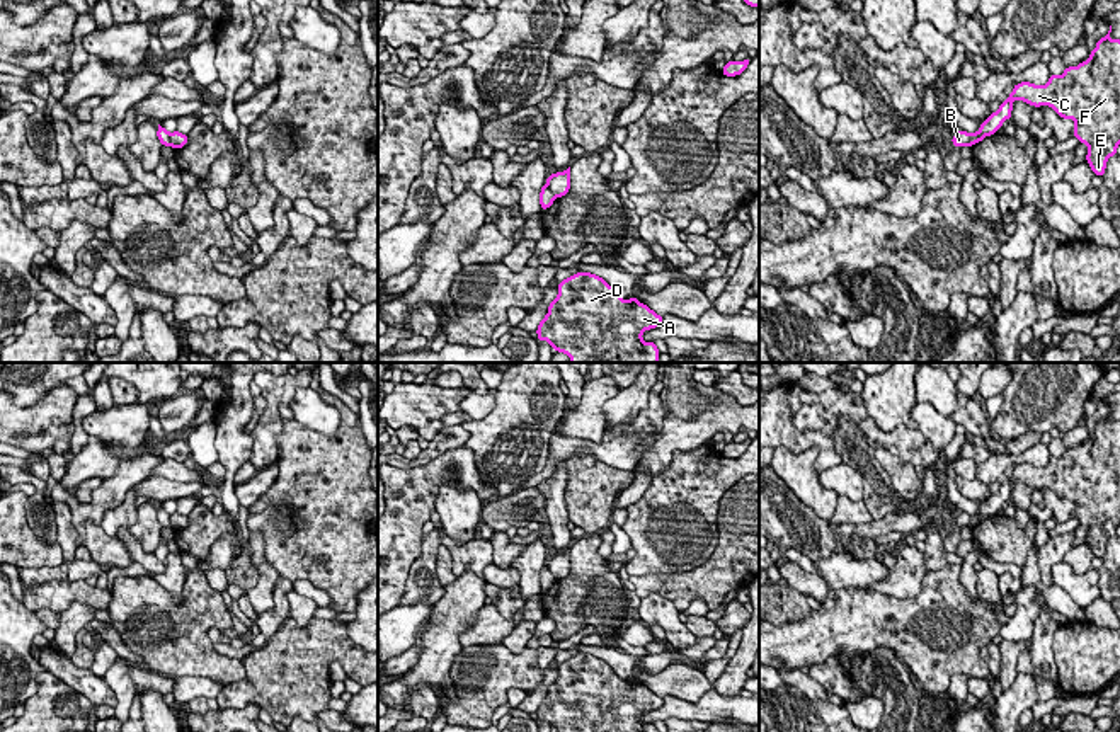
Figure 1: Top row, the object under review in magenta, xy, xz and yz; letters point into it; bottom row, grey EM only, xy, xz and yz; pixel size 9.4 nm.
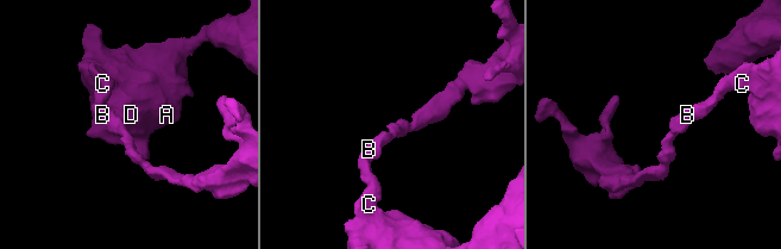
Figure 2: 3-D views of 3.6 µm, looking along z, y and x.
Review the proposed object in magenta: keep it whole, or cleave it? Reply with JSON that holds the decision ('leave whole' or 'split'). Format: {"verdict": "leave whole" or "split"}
{"verdict": "split"}

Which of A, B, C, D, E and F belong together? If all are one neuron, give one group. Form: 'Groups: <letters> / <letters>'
Groups: A C D E F / B

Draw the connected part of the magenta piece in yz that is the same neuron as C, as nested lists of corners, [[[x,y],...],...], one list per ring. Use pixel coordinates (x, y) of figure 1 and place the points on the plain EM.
[[[1111,407],[1086,443],[1067,448],[1060,458],[1050,455],[1045,466],[1016,465],[979,512],[970,514],[969,528],[997,514],[1020,480],[1033,489],[1049,487],[1059,499],[1072,500],[1072,518],[1088,528],[1086,543],[1094,557],[1103,558],[1108,540],[1117,536],[1120,526],[1120,420],[1110,420],[1110,414]]]

